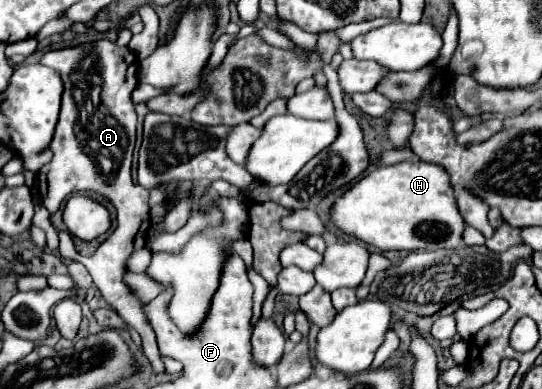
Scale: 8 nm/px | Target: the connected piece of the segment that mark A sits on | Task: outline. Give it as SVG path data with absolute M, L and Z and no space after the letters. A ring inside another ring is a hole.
M102 39L78 47L68 47L60 51L48 51L42 61L56 69L64 81L62 109L56 125L50 150L53 158L46 167L38 171L37 190L42 205L56 213L62 207L62 201L74 193L90 191L92 195L102 195L118 211L118 227L100 243L98 251L92 257L82 257L72 243L68 231L60 231L60 255L70 261L82 263L102 297L118 311L118 315L138 331L142 337L144 355L150 359L156 373L164 373L164 365L158 355L156 335L144 317L144 303L140 297L126 285L124 275L128 273L128 259L136 249L142 249L148 241L150 215L148 215L148 197L150 191L132 183L130 165L136 139L136 109L132 101L132 91L138 85L138 63L128 47L118 47L114 41ZM114 107L114 113L112 113Z

